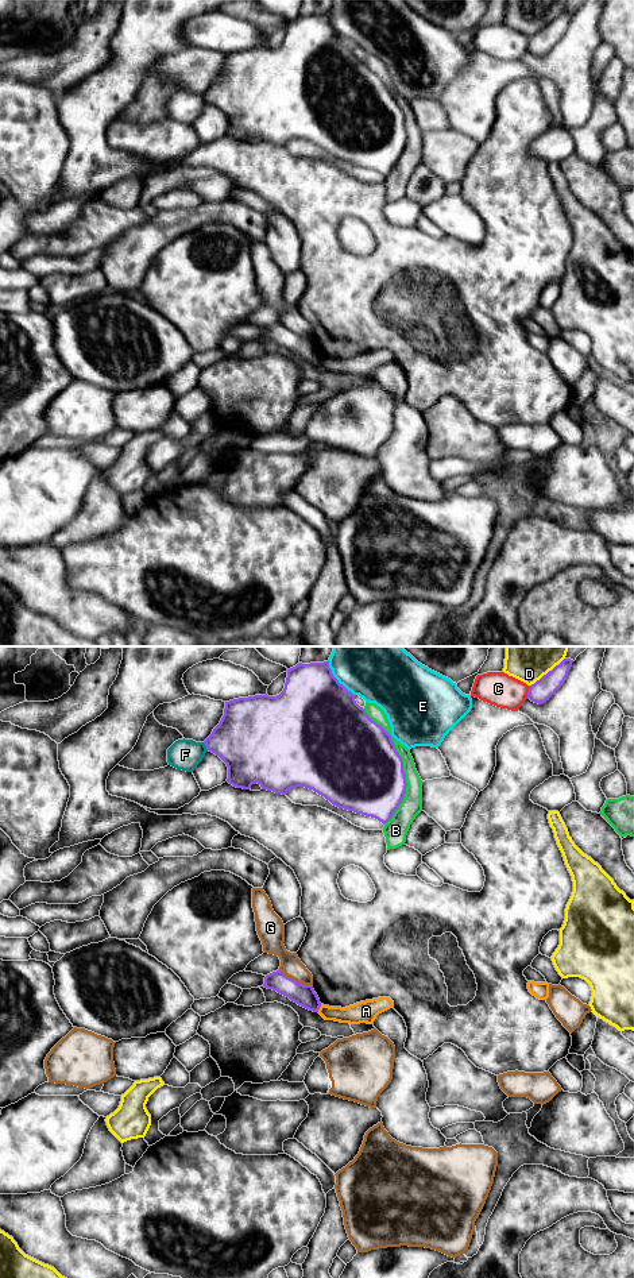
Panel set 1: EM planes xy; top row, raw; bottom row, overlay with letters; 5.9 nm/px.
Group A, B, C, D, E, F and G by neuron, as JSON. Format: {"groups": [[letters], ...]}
{"groups": [["A"], ["B"], ["C"], ["D"], ["E"], ["F"], ["G"]]}

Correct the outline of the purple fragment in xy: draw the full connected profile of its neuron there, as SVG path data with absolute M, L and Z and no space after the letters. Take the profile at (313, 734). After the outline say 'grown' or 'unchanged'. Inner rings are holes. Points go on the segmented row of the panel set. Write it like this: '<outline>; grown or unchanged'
M329 661L297 664L287 669L283 691L277 696L255 695L225 702L224 715L204 741L206 749L228 767L227 781L250 789L258 783L262 789L286 795L289 789L305 787L324 796L333 806L371 816L387 823L406 794L403 760L391 735L360 707L355 695L333 676Z; unchanged

